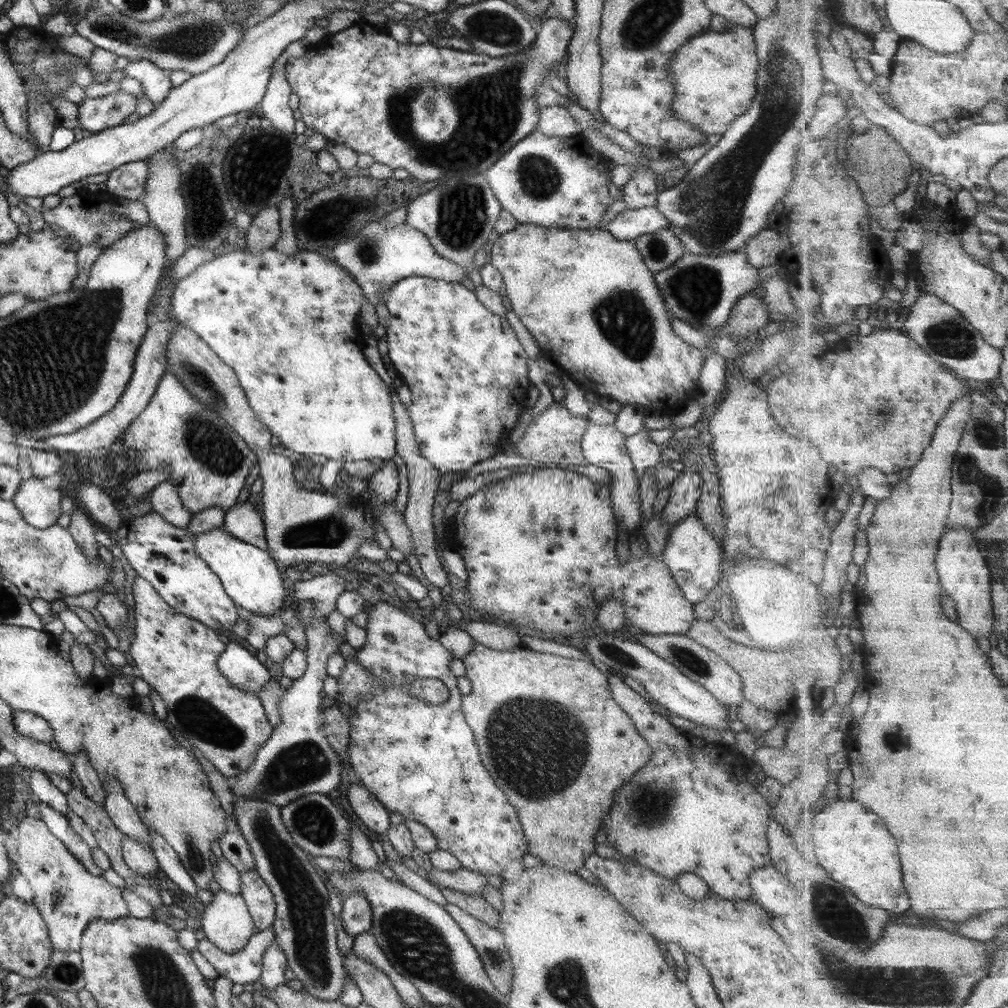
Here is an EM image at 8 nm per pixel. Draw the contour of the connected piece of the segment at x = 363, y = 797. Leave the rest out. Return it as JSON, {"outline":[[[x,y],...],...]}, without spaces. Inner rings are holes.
{"outline":[[[350,783],[346,795],[355,816],[372,834],[379,836],[389,829],[389,812],[366,788]]]}

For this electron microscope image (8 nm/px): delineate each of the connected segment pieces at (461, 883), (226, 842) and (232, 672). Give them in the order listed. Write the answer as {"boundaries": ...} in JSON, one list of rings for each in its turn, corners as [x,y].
{"boundaries":[[[[431,868],[430,873],[427,873],[426,880],[436,887],[439,884],[439,886],[445,886],[445,888],[463,895],[480,896],[481,891],[489,887],[483,875],[467,869],[443,871]]],[[[228,829],[219,839],[219,849],[223,853],[222,858],[231,864],[237,872],[247,872],[254,869],[253,857],[247,849],[247,843],[237,829]]],[[[228,642],[215,659],[219,674],[241,692],[257,694],[271,680],[268,670],[238,643]]]]}

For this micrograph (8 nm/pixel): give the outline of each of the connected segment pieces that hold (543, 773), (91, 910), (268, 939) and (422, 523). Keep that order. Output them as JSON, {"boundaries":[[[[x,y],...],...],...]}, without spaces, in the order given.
{"boundaries":[[[[473,641],[473,648],[462,658],[462,662],[465,667],[464,677],[469,679],[470,682],[470,691],[461,697],[461,708],[465,722],[469,725],[474,736],[474,743],[477,745],[481,764],[488,770],[495,786],[505,795],[507,802],[514,808],[527,842],[527,853],[535,856],[543,865],[555,866],[565,872],[575,874],[581,866],[584,866],[585,858],[594,853],[595,834],[612,805],[614,792],[627,784],[631,776],[647,764],[652,755],[651,747],[637,732],[631,719],[621,710],[621,707],[615,704],[608,687],[608,677],[587,659],[580,660],[549,653],[539,653],[522,645],[511,648],[511,650],[495,650]]],[[[25,818],[14,829],[17,830],[17,848],[15,850],[17,856],[13,863],[14,871],[5,887],[6,895],[15,897],[25,904],[31,904],[39,911],[47,927],[53,951],[78,952],[83,929],[90,920],[110,921],[128,915],[125,901],[121,897],[121,890],[110,886],[102,876],[93,876],[83,869],[83,866],[65,849],[63,843],[48,832],[40,819]]],[[[266,928],[265,930],[253,933],[249,937],[247,944],[237,953],[227,955],[216,946],[213,946],[213,943],[205,938],[197,941],[196,950],[215,969],[217,976],[231,980],[232,984],[243,985],[255,982],[260,977],[262,970],[261,957],[263,957],[263,953],[267,951],[273,942],[274,934],[272,928]]],[[[394,390],[388,391],[389,399],[391,400],[391,407],[394,419],[394,433],[396,436],[396,441],[394,444],[394,452],[397,456],[403,460],[405,463],[405,468],[407,469],[407,481],[408,481],[408,493],[407,502],[405,509],[402,513],[405,524],[411,533],[412,543],[414,550],[413,554],[417,558],[421,572],[423,576],[427,579],[429,584],[441,589],[447,590],[448,578],[441,568],[441,562],[439,558],[435,555],[435,539],[433,538],[433,525],[431,524],[431,505],[433,504],[433,497],[438,491],[438,483],[441,481],[442,476],[436,470],[436,468],[420,455],[419,449],[417,448],[417,443],[415,440],[415,435],[413,434],[413,424],[409,420],[409,414],[407,408],[401,404],[397,393]]]]}

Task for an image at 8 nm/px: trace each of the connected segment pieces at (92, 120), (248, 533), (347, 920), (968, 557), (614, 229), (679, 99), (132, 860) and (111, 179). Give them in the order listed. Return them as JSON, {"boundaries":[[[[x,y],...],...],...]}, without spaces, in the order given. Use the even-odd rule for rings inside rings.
{"boundaries":[[[[121,91],[96,98],[85,97],[77,104],[78,126],[98,133],[117,126],[136,109],[136,98]]],[[[247,501],[229,508],[220,528],[245,544],[267,550],[262,515]]],[[[359,893],[343,898],[340,912],[341,928],[352,937],[366,933],[371,928],[371,911],[369,905]]],[[[951,527],[940,540],[938,573],[943,580],[943,589],[954,601],[957,612],[957,624],[969,630],[975,638],[988,637],[994,633],[995,613],[992,600],[991,566],[979,550],[978,538],[968,528]]],[[[655,207],[625,209],[606,222],[604,228],[615,240],[634,240],[642,234],[665,228],[668,225]]],[[[732,25],[726,32],[705,30],[689,39],[674,50],[666,68],[673,87],[672,115],[701,134],[722,135],[756,95],[757,65],[752,29]]],[[[125,836],[121,839],[121,855],[125,865],[144,880],[153,880],[158,868],[153,852],[145,843]]],[[[133,161],[119,165],[108,172],[105,195],[127,198],[127,200],[140,200],[144,194],[144,184],[148,177],[148,164],[146,161]]]]}

